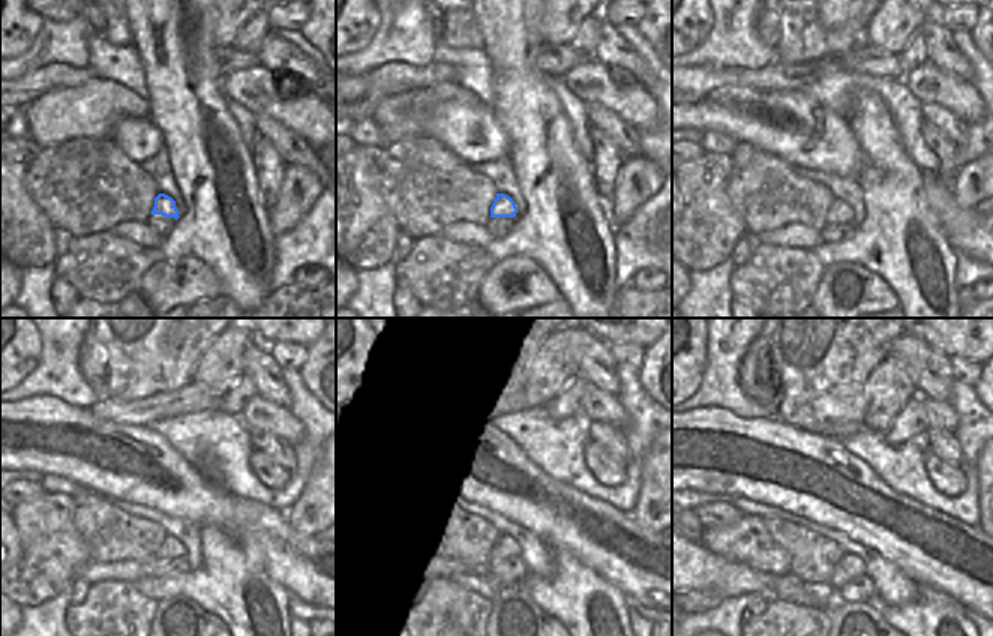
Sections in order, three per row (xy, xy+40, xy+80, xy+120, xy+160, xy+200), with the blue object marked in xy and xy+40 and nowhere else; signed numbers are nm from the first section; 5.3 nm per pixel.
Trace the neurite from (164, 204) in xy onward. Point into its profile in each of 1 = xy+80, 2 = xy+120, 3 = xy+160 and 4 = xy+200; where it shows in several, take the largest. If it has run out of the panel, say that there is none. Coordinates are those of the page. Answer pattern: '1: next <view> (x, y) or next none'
1: next xy+80 (839, 212)
2: next xy+120 (170, 548)
3: next xy+160 (506, 548)
4: next xy+200 (851, 567)

